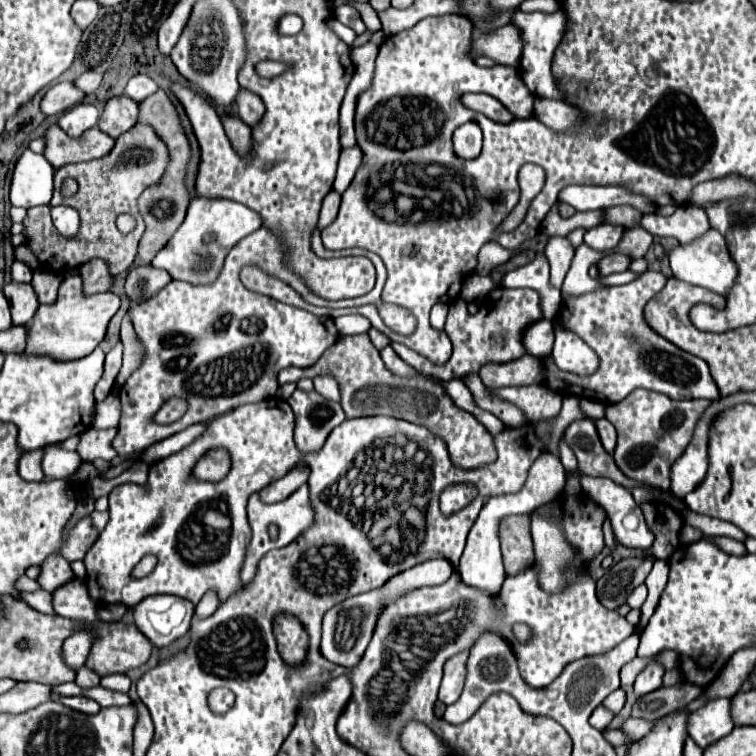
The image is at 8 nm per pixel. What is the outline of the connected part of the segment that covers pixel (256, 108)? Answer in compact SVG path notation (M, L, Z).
M244 89L240 91L240 95L236 99L236 113L248 127L258 125L258 121L262 121L262 117L264 117L264 111L266 111L264 103L260 101L258 95L244 91Z

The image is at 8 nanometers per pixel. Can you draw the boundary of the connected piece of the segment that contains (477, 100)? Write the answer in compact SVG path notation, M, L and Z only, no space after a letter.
M466 93L466 95L462 95L462 103L466 107L486 115L492 121L498 121L498 123L512 121L512 113L498 99L494 99L490 95L484 95L484 93Z

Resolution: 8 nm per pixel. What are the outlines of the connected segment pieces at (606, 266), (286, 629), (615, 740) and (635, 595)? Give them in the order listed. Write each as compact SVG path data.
M614 253L614 255L606 255L598 261L598 269L600 269L600 275L612 275L612 273L622 273L630 267L632 259L624 253Z
M280 615L276 617L276 639L278 639L278 649L284 657L284 661L288 661L290 665L296 665L300 661L304 661L304 653L308 649L308 635L302 629L300 621L290 617L290 615Z
M606 729L606 731L604 731L604 737L606 737L606 739L610 741L610 745L614 745L614 747L624 745L624 747L628 749L628 747L634 743L634 741L632 741L624 731L620 731L620 729L618 729L618 731L608 731L608 729Z
M640 585L640 587L636 587L636 589L630 593L628 605L630 605L632 609L636 609L636 607L642 607L644 601L646 601L646 585Z

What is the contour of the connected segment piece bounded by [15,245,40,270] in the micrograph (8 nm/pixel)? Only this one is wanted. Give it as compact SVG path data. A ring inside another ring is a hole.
M27 245L15 247L15 259L24 261L24 263L26 263L26 265L28 265L32 270L35 270L40 266L39 260Z

